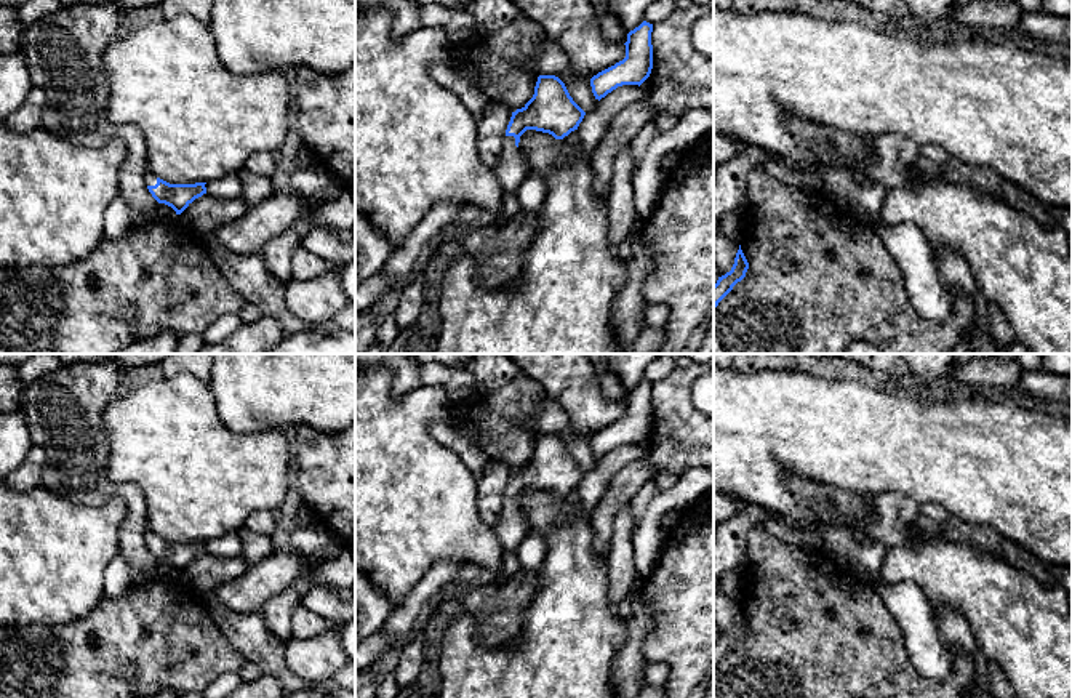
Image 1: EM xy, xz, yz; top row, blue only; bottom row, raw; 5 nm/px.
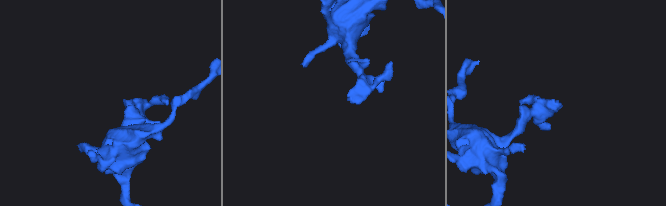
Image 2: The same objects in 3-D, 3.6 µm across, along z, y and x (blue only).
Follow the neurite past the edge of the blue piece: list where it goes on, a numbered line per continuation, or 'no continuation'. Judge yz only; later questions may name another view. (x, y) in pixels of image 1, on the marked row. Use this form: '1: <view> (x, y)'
no continuation

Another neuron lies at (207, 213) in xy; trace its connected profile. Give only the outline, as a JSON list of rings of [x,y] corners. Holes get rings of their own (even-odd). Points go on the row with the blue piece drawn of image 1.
[[[203,194],[179,215],[179,218],[202,235],[210,235],[227,223],[242,218],[250,207],[242,197],[214,197]]]

